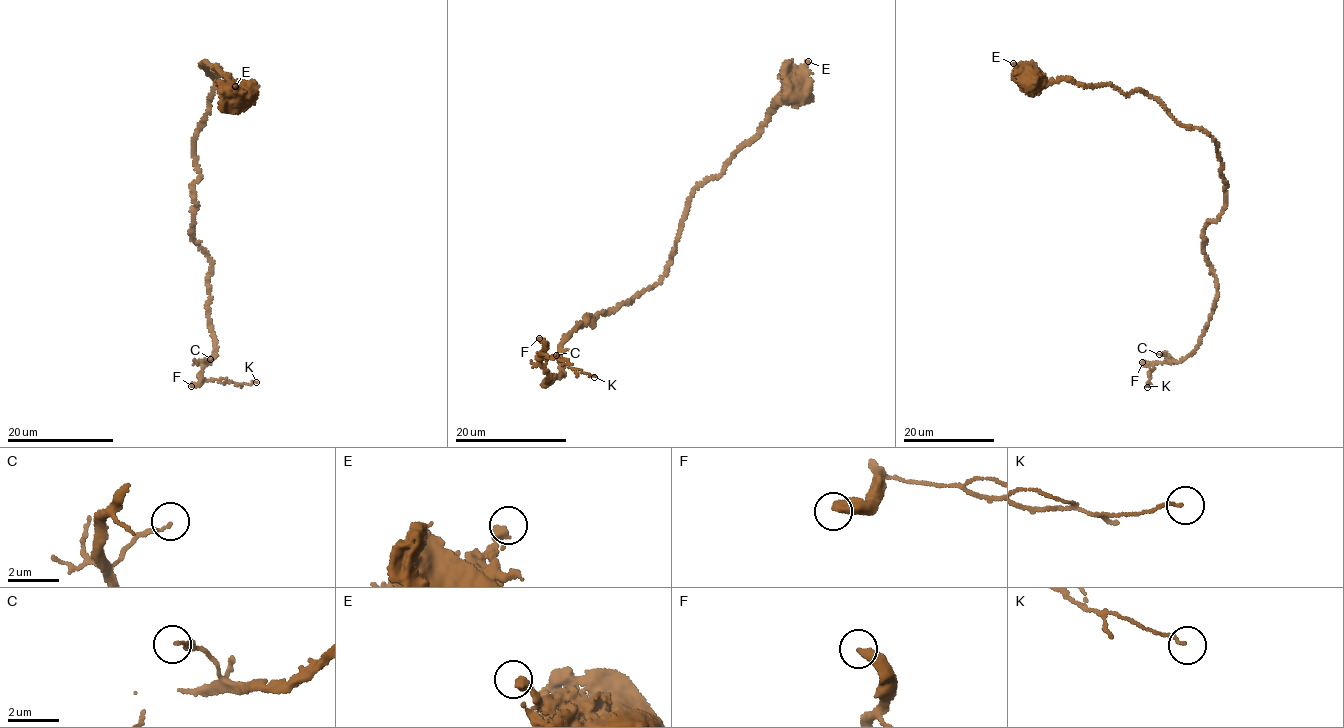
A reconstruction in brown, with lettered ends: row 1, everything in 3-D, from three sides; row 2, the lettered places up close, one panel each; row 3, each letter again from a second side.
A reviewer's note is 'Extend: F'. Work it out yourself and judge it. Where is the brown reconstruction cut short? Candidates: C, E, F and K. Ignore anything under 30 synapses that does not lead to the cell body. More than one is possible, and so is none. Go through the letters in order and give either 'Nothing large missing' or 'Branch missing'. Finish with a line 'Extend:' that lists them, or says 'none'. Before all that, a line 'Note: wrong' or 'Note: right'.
Note: right
C: Nothing large missing
E: Nothing large missing
F: Branch missing
K: Nothing large missing
Extend: F

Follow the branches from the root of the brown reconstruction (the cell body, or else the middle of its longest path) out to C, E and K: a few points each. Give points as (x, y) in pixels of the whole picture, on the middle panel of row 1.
C: (795, 90), (692, 192), (663, 278), (578, 325), (559, 348), (562, 374), (543, 385), (556, 355)
E: (795, 90), (791, 85), (808, 61)
K: (795, 90), (692, 192), (663, 278), (578, 325), (559, 348), (562, 374), (543, 385), (541, 354), (594, 377)

